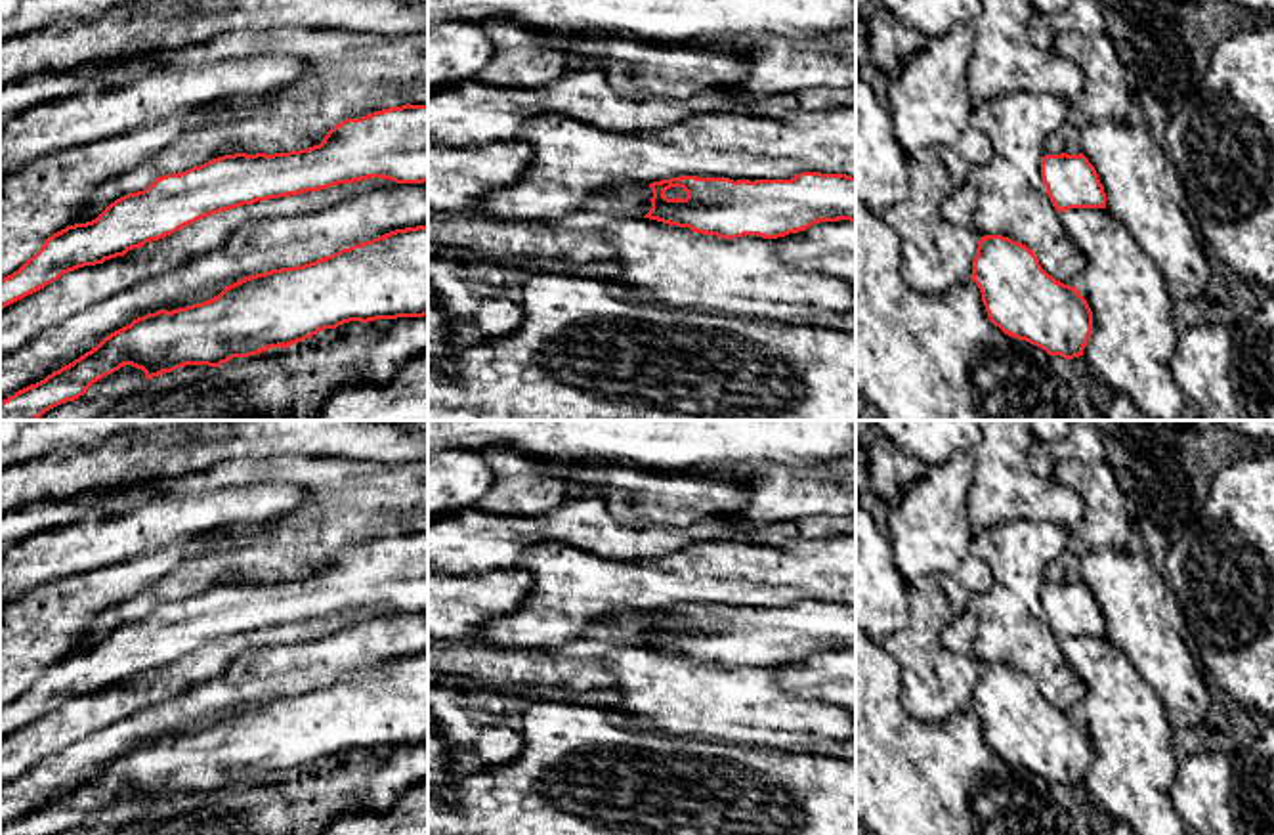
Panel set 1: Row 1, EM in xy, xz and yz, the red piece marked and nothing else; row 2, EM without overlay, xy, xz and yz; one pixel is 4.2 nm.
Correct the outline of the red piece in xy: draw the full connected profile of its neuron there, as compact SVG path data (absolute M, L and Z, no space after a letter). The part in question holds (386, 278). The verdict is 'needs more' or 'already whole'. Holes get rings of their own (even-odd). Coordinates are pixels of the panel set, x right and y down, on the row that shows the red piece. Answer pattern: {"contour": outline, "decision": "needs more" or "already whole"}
{"contour": "M428 224L390 231L304 266L248 275L201 304L138 317L73 363L4 399L0 420L38 420L46 411L78 399L94 382L124 365L141 369L151 380L185 365L220 367L233 357L288 348L350 321L424 315L428 315Z", "decision": "already whole"}

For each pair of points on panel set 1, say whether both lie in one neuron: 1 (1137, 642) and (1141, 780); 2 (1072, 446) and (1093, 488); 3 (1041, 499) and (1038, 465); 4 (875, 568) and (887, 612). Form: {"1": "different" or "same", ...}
{"1": "different", "2": "different", "3": "different", "4": "same"}

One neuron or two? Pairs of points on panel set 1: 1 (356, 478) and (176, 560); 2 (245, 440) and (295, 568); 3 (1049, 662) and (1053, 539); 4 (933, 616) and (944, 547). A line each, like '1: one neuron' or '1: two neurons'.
1: two neurons
2: two neurons
3: one neuron
4: two neurons

